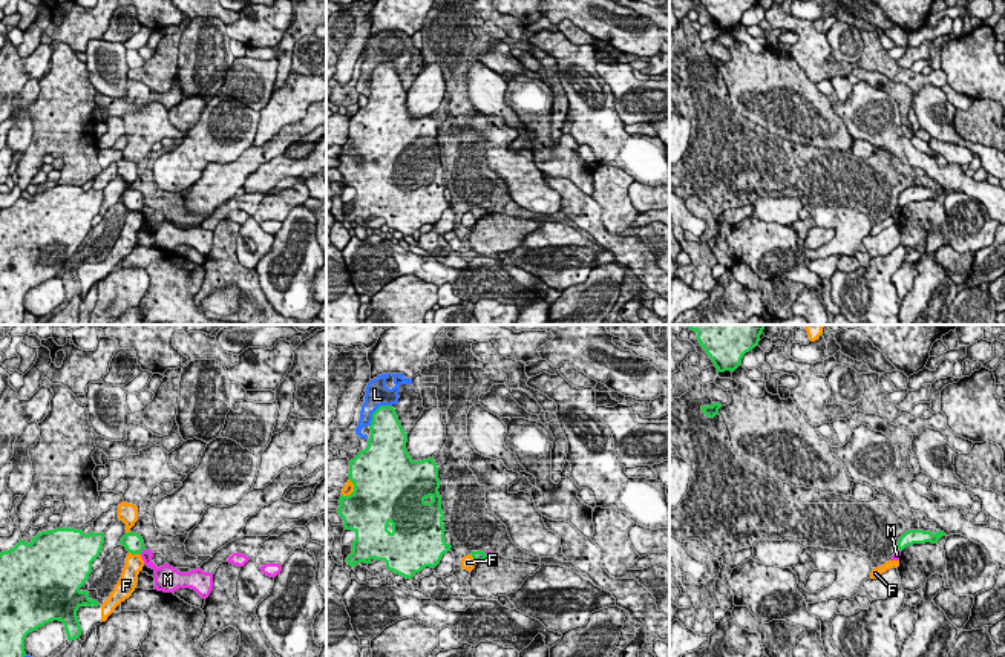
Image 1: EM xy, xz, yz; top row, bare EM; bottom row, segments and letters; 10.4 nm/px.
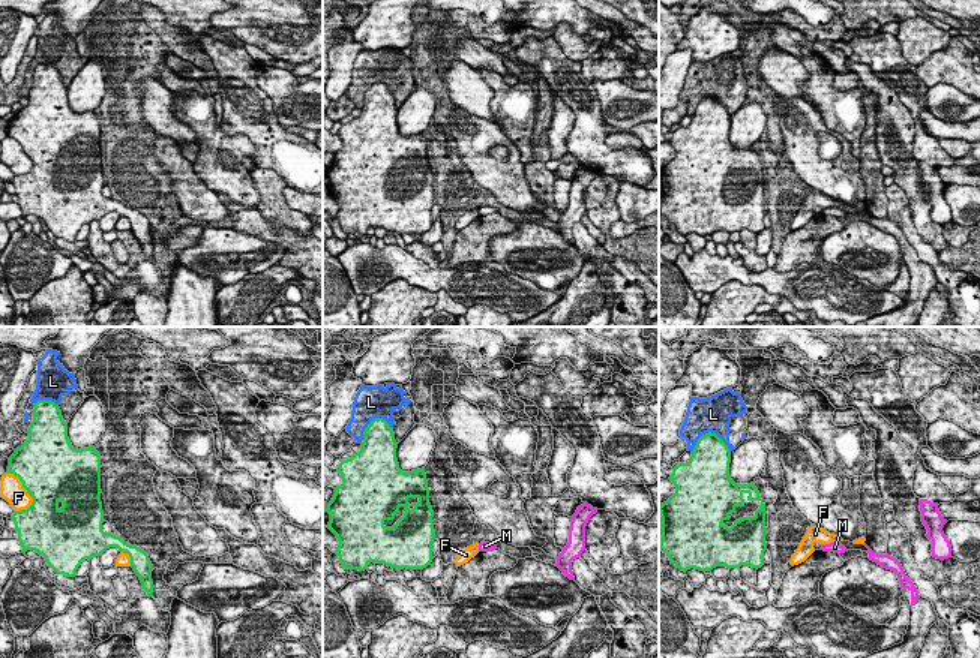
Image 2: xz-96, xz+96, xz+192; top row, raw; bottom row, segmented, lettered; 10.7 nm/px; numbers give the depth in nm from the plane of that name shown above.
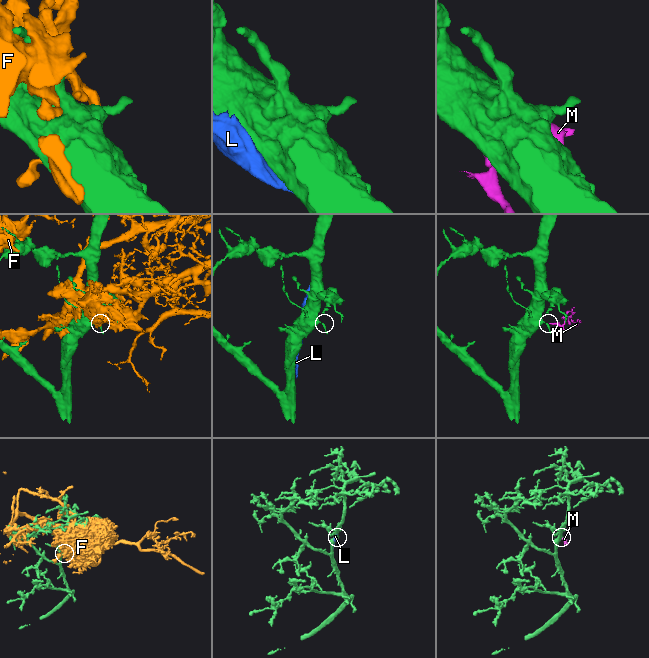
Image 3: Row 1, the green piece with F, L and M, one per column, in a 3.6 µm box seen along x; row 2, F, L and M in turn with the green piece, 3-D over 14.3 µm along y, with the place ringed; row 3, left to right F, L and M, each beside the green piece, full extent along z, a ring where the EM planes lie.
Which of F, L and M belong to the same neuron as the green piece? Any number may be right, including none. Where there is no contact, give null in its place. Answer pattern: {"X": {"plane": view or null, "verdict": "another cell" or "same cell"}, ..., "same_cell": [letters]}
{"F": {"plane": "xy", "verdict": "another cell"}, "L": {"plane": "xz", "verdict": "another cell"}, "M": {"plane": "xy", "verdict": "another cell"}, "same_cell": []}

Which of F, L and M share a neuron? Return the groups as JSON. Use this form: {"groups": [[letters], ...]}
{"groups": [["F"], ["L"], ["M"]]}

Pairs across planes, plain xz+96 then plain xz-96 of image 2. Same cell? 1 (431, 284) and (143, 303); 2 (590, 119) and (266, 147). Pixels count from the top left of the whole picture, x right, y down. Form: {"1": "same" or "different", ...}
{"1": "different", "2": "same"}

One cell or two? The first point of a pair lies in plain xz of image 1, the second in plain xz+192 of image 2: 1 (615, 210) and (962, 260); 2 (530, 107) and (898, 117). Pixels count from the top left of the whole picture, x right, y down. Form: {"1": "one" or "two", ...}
{"1": "one", "2": "two"}

